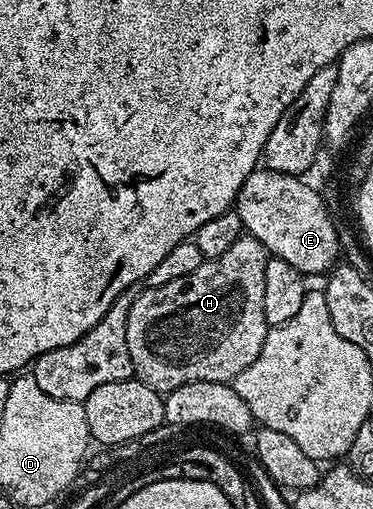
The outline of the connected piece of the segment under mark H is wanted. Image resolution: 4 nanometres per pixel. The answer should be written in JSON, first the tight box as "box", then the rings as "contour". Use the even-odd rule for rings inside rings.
{"box":[127,234,271,394],"contour":[[[243,234],[235,242],[235,246],[231,246],[224,254],[219,254],[219,258],[202,259],[199,270],[191,270],[191,274],[183,274],[183,278],[175,278],[163,286],[146,287],[141,291],[135,298],[127,318],[127,354],[131,354],[134,377],[159,393],[168,394],[171,390],[175,390],[187,382],[228,384],[239,374],[243,374],[243,370],[247,370],[247,366],[251,366],[251,362],[255,362],[255,358],[259,358],[259,350],[263,350],[265,336],[271,327],[263,314],[263,282],[269,259],[271,259],[269,251],[265,249],[263,242],[259,242],[251,235]]]}

